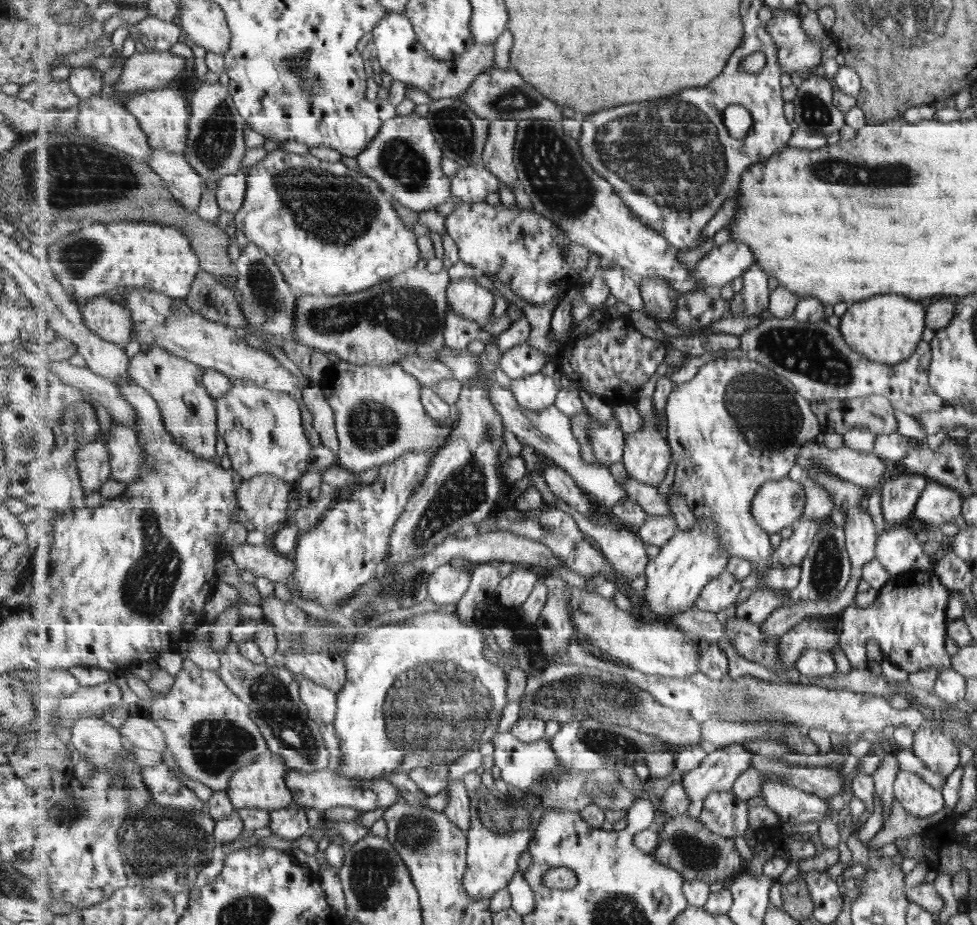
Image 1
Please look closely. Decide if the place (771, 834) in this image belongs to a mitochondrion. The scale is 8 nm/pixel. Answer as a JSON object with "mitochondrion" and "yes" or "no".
{"mitochondrion":"no"}

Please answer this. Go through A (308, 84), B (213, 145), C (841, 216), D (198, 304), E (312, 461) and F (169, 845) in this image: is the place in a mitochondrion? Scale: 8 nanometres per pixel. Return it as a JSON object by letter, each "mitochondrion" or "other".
{"A":"mitochondrion","B":"mitochondrion","C":"other","D":"other","E":"other","F":"mitochondrion"}

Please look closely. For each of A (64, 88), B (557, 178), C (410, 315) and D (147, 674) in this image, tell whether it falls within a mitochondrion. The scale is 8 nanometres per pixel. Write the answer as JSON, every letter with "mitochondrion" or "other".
{"A":"other","B":"mitochondrion","C":"mitochondrion","D":"other"}

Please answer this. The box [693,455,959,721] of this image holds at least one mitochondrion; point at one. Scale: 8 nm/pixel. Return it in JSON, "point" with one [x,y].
{"point":[826,569]}

